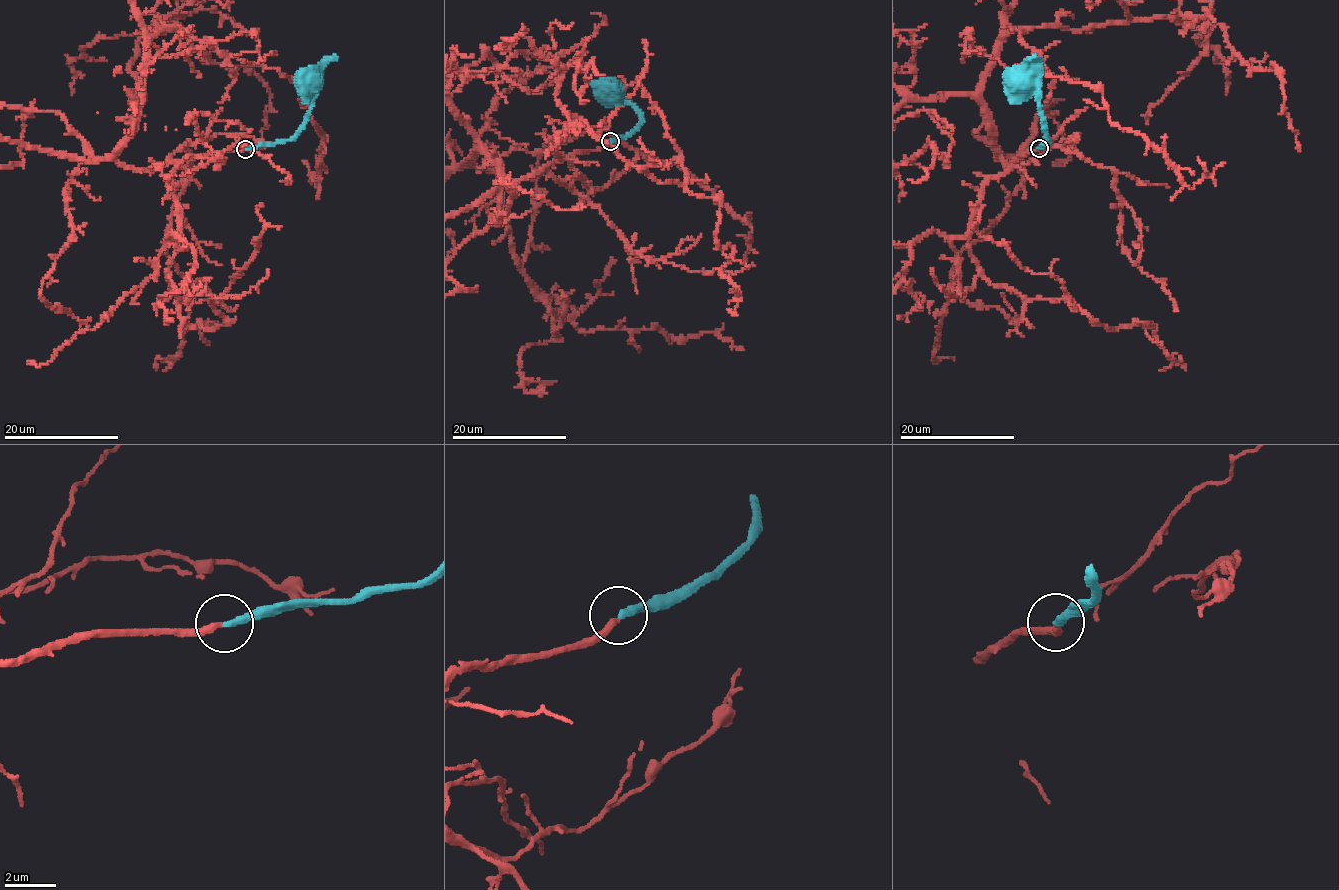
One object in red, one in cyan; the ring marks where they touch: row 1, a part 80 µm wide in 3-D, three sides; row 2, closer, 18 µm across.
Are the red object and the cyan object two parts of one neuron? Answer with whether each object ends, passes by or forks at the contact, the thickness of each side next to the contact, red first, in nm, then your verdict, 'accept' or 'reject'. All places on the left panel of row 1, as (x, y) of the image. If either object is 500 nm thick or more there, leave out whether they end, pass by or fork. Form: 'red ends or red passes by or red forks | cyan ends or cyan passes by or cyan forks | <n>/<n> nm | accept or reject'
red ends | cyan ends | 240/280 nm | accept

